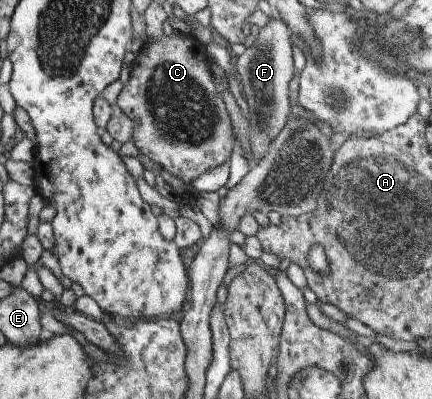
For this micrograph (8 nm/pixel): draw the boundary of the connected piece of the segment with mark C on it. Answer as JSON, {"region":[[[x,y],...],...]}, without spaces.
{"region":[[[174,31],[170,35],[149,40],[137,53],[130,79],[118,95],[116,104],[134,123],[132,141],[137,149],[161,165],[171,175],[192,186],[202,173],[227,163],[237,140],[222,93],[214,82],[206,46],[191,33]]]}

